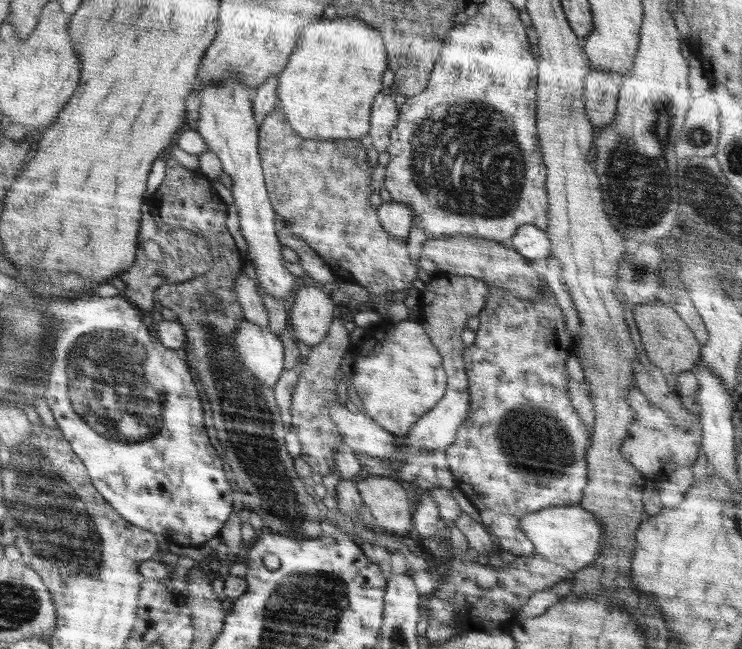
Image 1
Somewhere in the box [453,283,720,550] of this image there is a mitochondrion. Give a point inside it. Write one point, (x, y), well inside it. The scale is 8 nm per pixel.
(518, 430)

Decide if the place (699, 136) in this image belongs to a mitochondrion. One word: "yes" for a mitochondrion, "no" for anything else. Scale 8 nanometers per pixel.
yes

